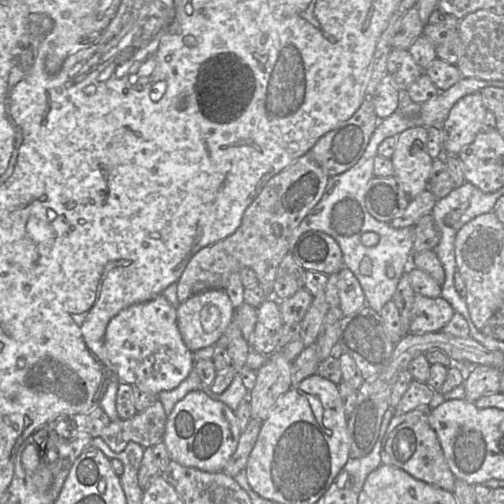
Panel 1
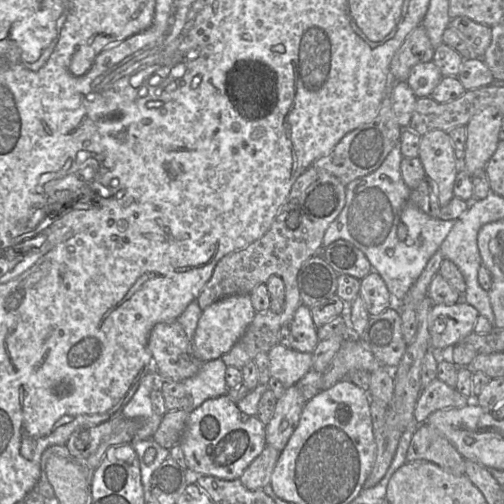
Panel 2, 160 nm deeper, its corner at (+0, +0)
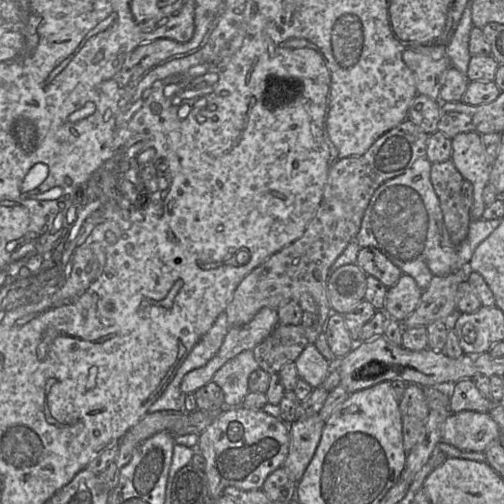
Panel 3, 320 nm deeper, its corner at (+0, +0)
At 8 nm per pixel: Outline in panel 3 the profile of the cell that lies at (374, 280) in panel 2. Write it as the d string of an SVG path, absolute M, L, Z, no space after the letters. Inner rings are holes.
M403 274L394 286L388 288L383 310L393 320L402 322L416 309L422 293L414 278Z

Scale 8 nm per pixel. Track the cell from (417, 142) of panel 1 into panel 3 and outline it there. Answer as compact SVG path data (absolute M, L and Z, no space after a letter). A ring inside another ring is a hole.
M462 132L451 138L451 161L465 180L474 185L474 203L471 216L481 219L486 204L483 191L489 183L492 164L487 155L482 137L477 132Z

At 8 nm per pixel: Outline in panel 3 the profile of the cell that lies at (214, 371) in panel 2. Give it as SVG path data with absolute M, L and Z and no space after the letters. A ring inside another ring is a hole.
M245 350L227 361L213 376L224 393L224 404L229 407L242 406L248 388L249 375L260 369L254 358L253 350Z

